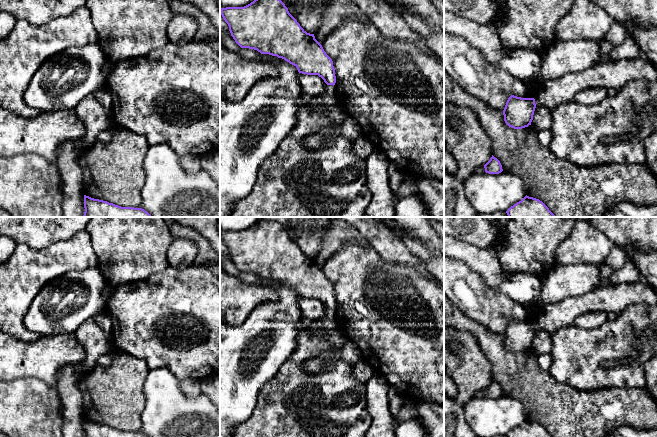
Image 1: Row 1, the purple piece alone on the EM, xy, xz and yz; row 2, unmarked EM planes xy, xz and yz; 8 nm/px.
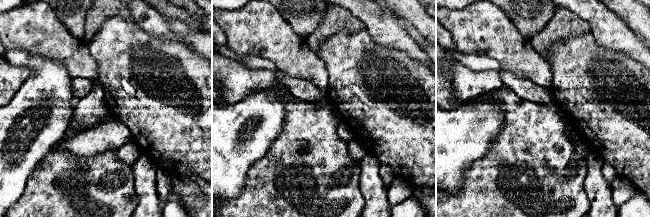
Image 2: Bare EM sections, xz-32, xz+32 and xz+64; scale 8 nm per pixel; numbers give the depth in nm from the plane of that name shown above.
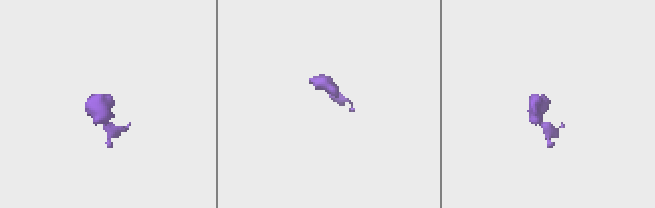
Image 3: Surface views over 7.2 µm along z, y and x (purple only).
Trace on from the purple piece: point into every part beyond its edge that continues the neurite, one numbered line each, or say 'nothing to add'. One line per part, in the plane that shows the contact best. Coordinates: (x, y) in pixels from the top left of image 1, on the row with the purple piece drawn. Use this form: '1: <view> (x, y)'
1: xz (327, 99)

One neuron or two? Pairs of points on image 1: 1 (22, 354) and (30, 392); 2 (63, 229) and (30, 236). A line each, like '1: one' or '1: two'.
1: two
2: one

